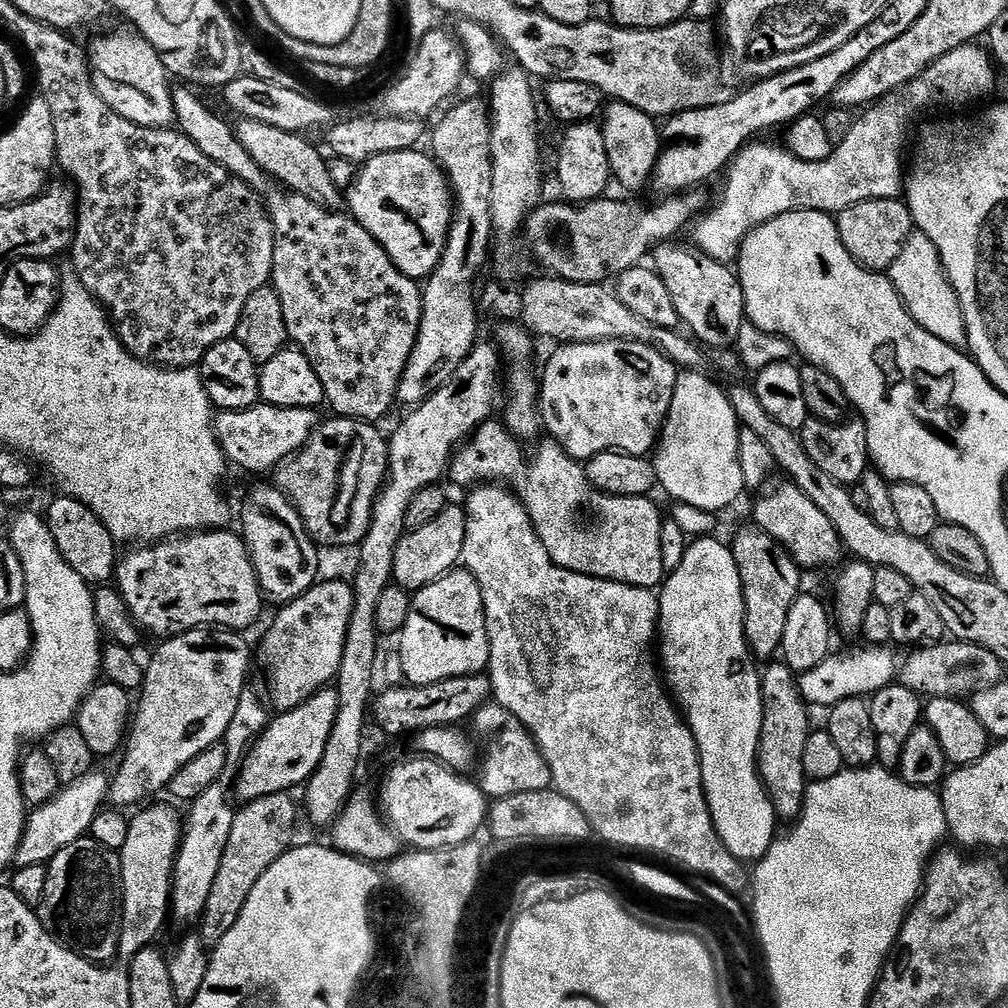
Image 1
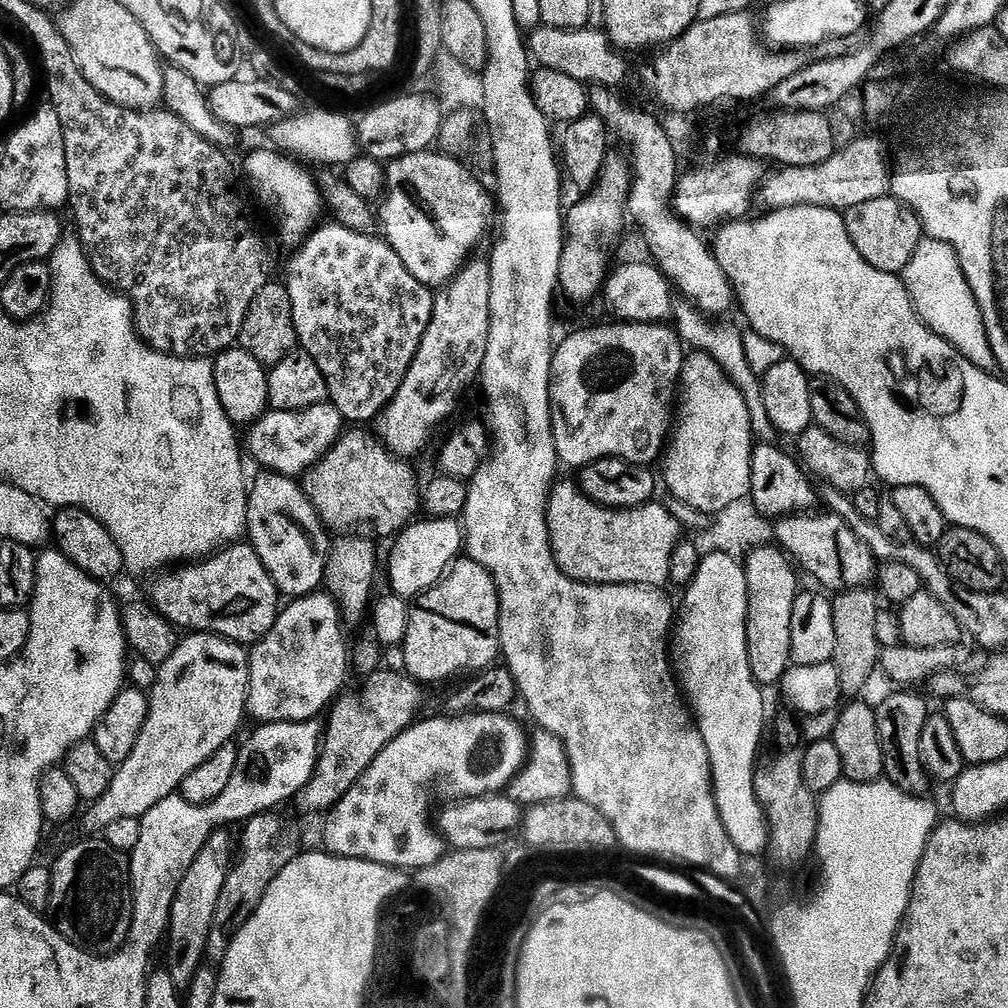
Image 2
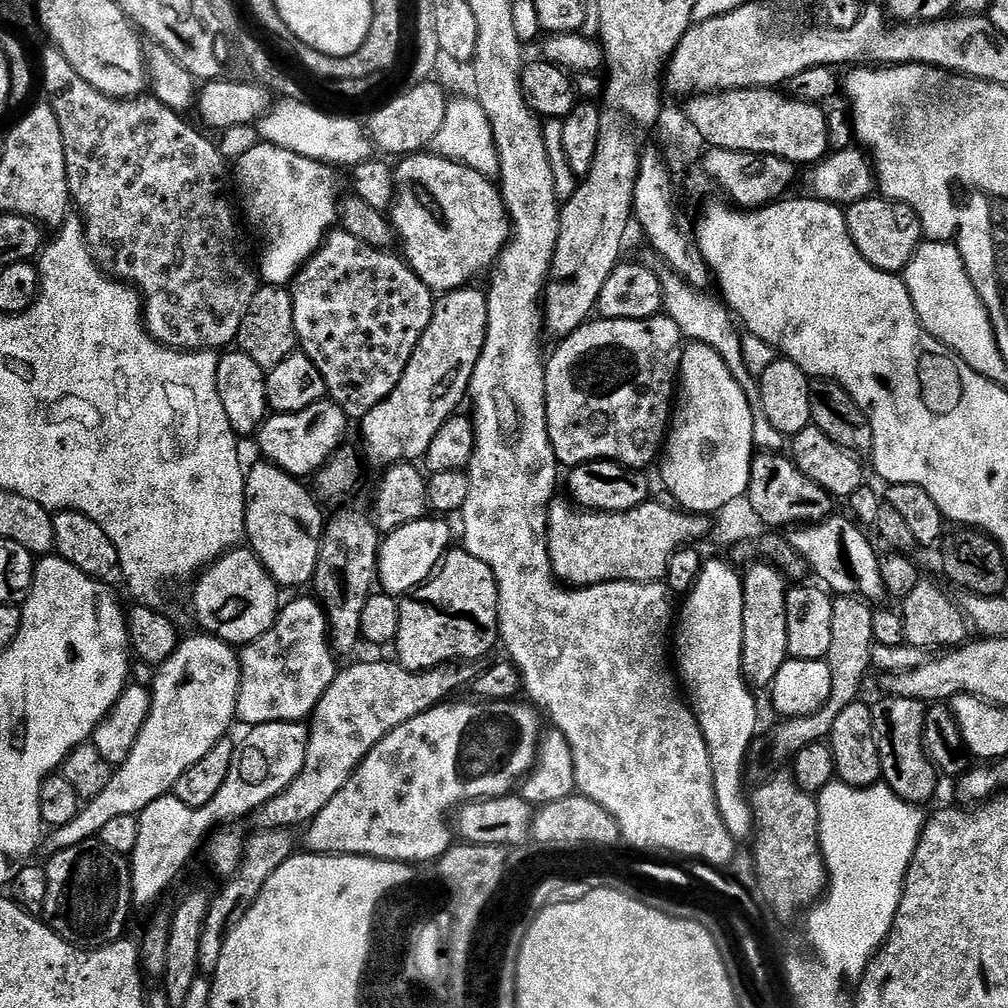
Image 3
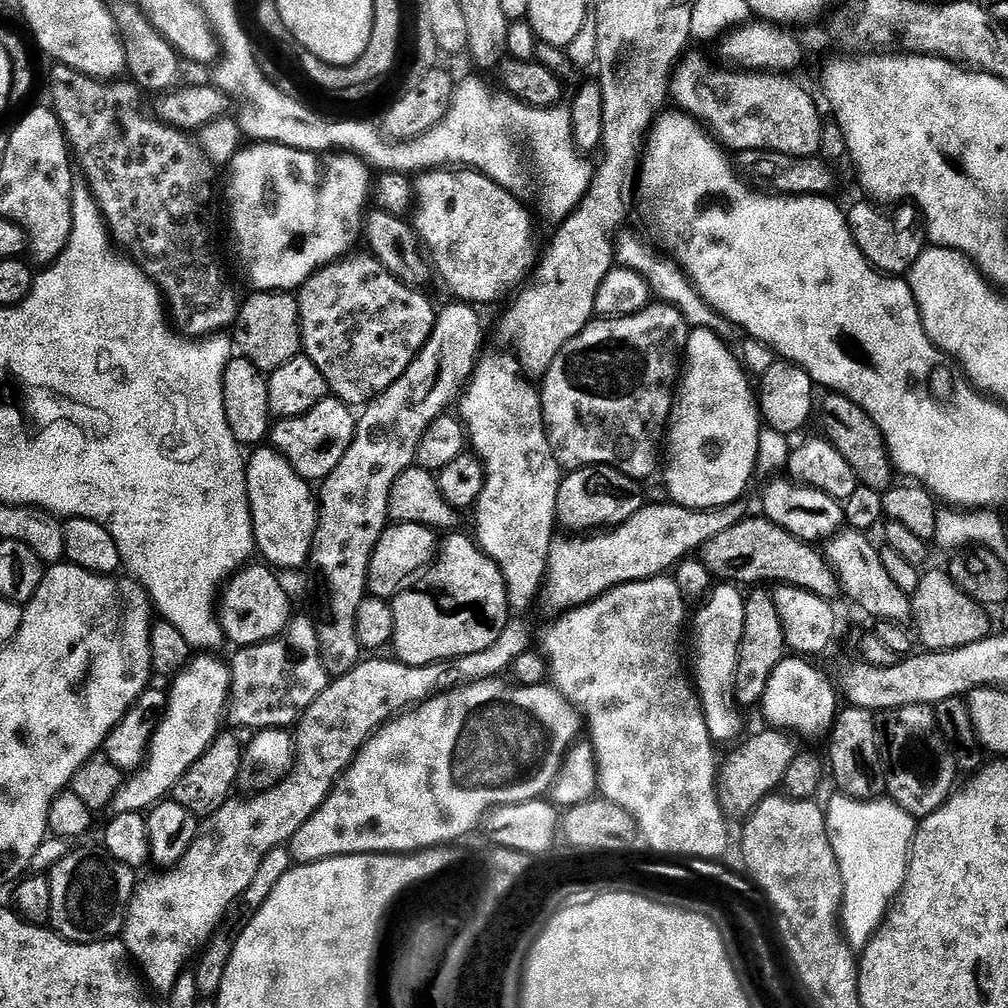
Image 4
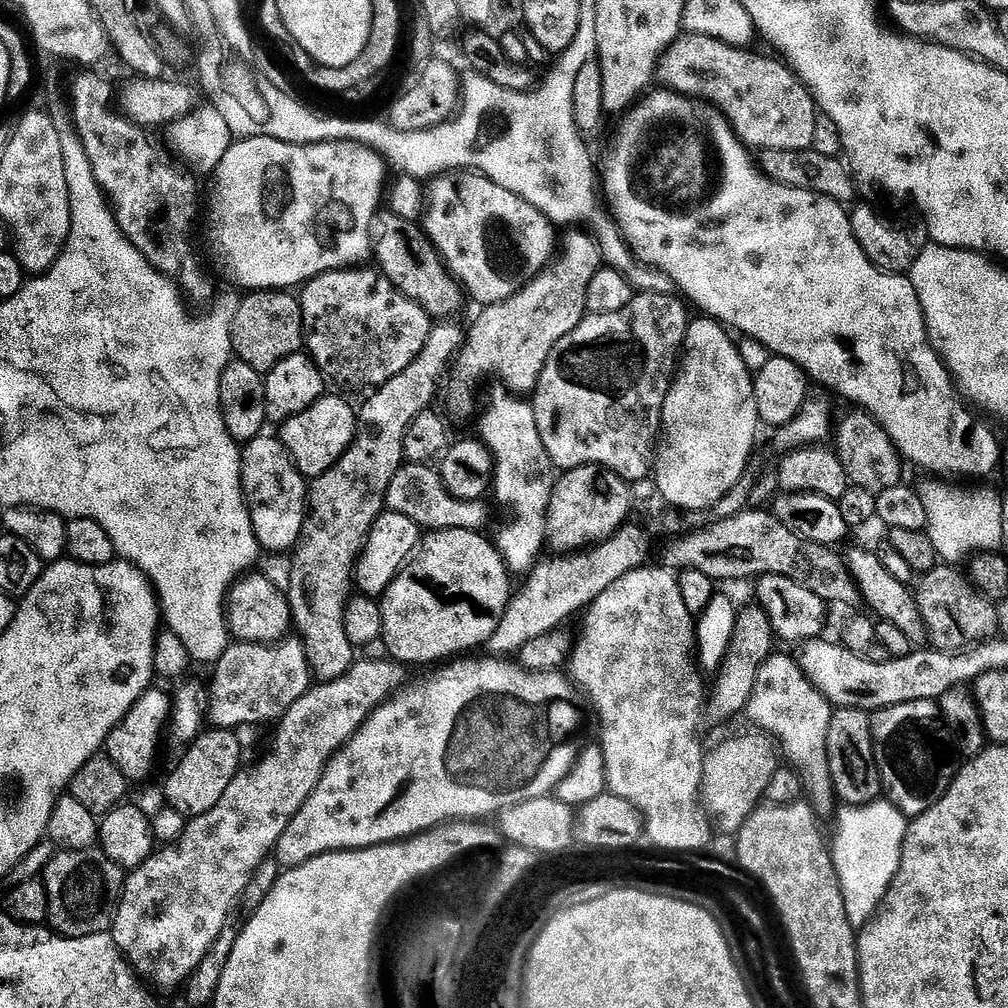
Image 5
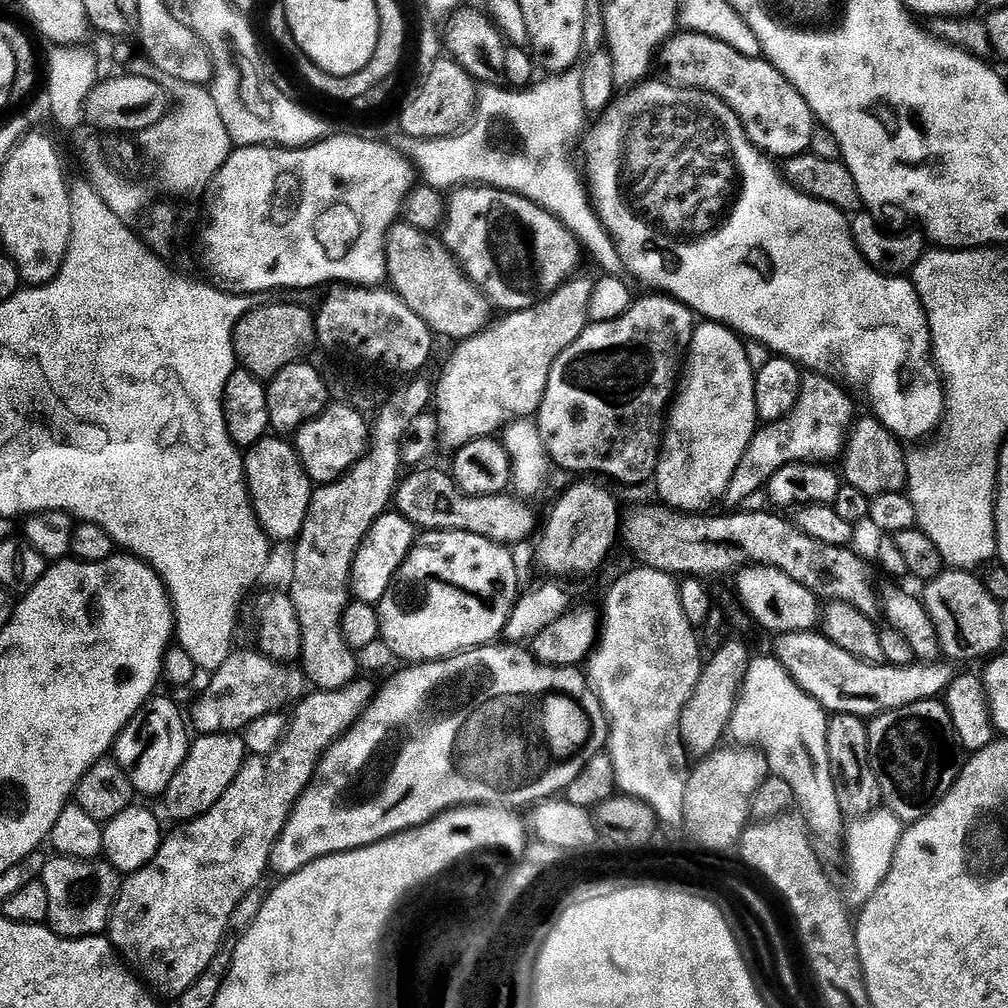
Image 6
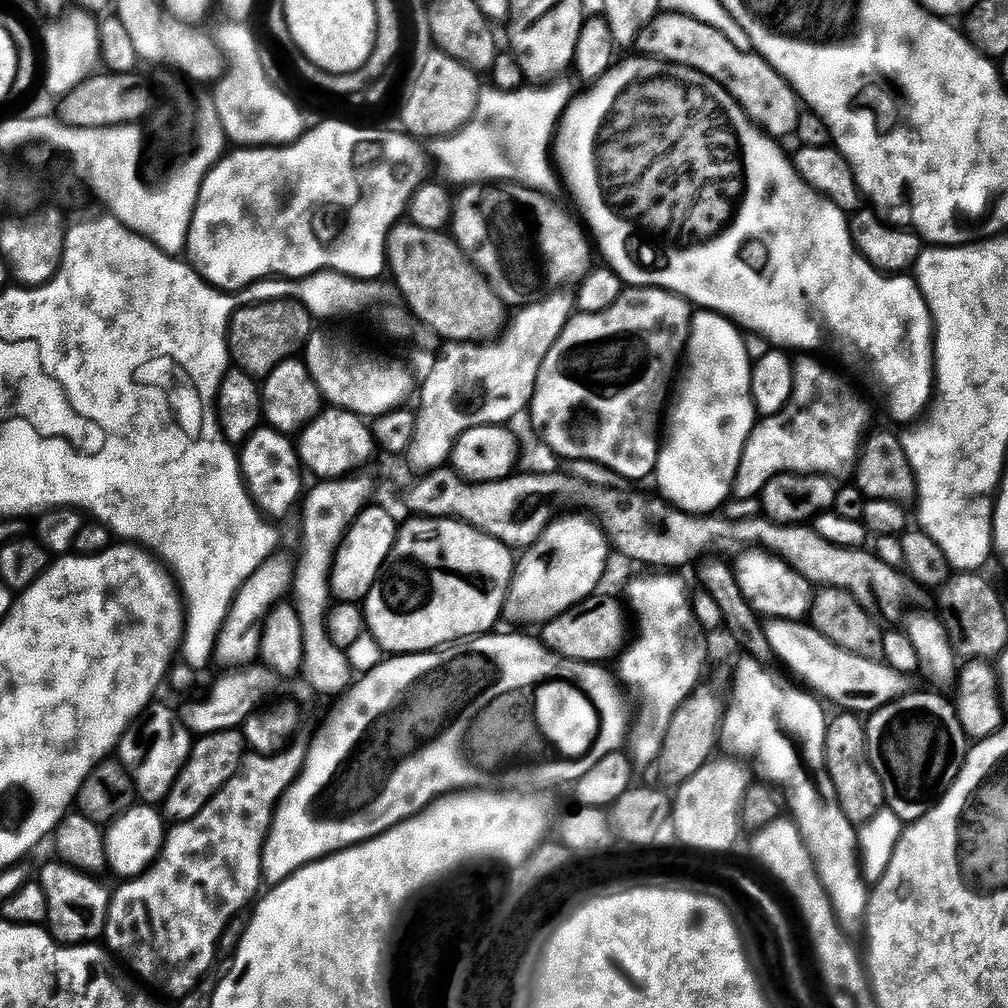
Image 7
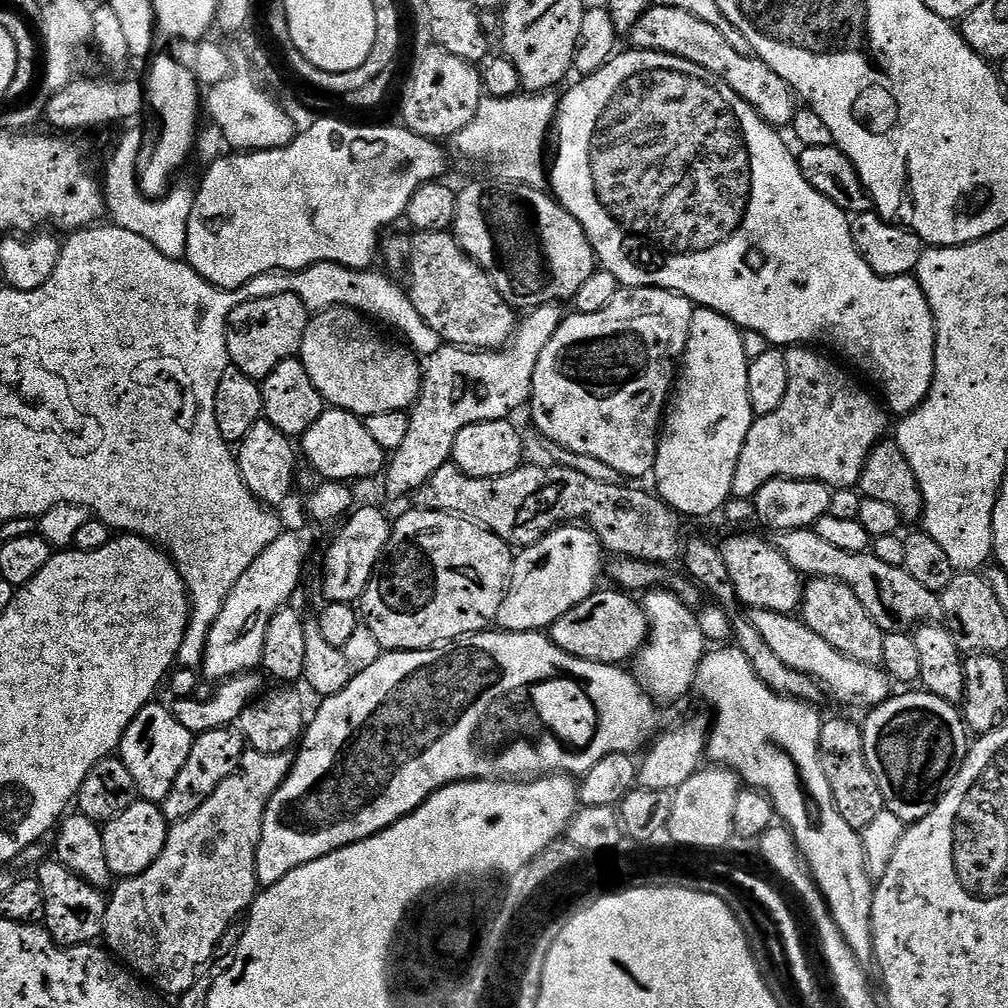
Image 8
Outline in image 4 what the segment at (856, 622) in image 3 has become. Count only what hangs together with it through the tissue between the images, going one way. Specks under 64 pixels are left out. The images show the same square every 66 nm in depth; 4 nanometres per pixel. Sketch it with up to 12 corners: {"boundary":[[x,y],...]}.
{"boundary":[[771,726],[719,769],[729,813],[752,814],[802,750]]}

